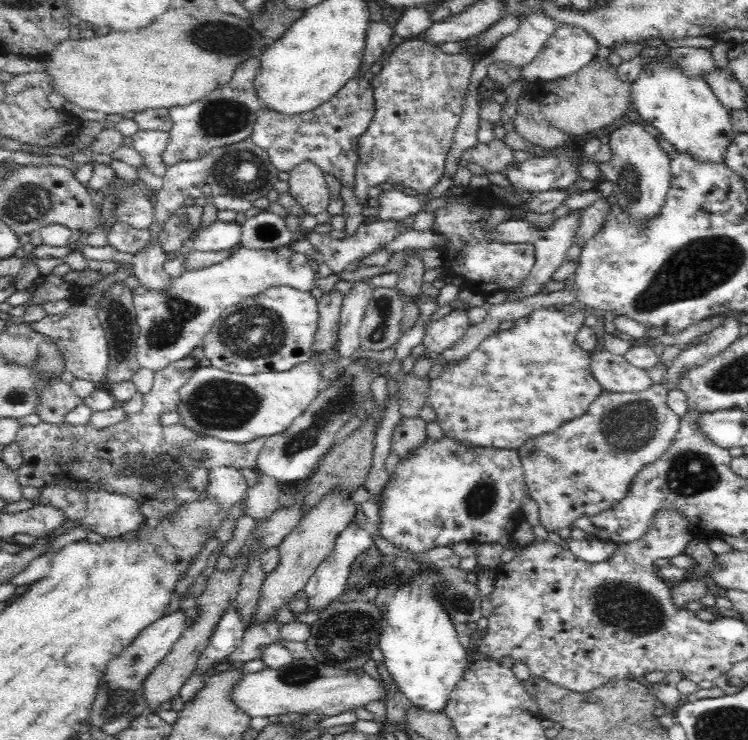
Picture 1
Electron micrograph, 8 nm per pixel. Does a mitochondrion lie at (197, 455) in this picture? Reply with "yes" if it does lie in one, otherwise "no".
yes

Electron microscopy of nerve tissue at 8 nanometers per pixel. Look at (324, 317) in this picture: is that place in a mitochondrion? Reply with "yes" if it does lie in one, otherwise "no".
no

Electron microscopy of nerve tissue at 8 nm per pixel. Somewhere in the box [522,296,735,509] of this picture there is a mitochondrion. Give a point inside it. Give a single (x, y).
(629, 427)

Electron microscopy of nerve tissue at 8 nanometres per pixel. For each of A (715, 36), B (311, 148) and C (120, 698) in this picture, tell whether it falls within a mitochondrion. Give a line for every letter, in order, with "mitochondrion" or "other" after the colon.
A: other
B: other
C: mitochondrion

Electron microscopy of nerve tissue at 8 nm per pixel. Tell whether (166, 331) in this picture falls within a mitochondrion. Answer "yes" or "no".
yes

